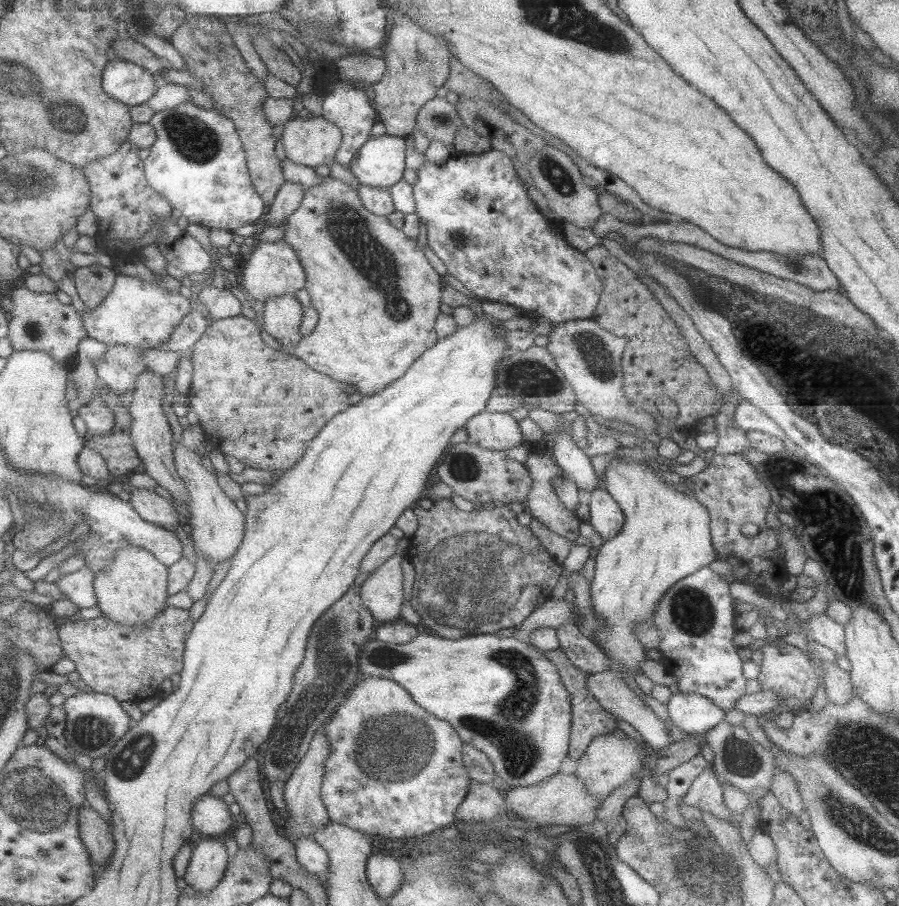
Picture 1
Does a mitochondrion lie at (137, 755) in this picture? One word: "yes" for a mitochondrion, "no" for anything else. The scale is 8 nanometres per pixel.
yes

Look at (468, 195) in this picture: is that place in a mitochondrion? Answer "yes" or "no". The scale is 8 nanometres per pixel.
yes

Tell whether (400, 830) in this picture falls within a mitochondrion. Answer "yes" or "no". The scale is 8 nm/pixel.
no

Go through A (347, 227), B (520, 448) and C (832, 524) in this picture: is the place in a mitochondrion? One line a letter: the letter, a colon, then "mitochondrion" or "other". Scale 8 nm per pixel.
A: mitochondrion
B: other
C: mitochondrion

